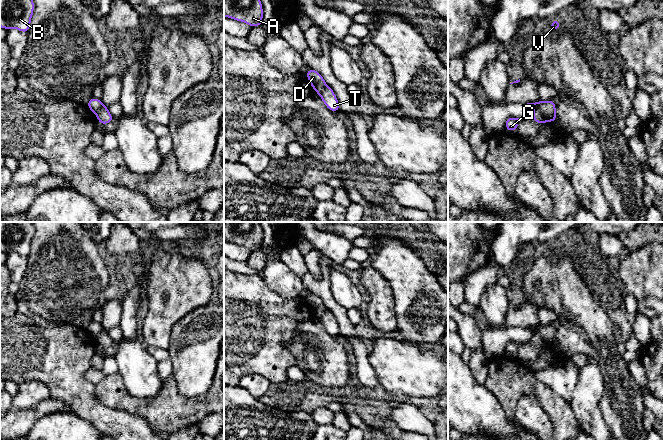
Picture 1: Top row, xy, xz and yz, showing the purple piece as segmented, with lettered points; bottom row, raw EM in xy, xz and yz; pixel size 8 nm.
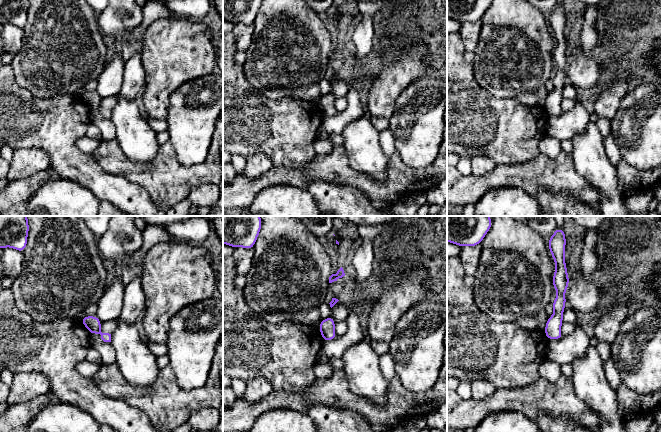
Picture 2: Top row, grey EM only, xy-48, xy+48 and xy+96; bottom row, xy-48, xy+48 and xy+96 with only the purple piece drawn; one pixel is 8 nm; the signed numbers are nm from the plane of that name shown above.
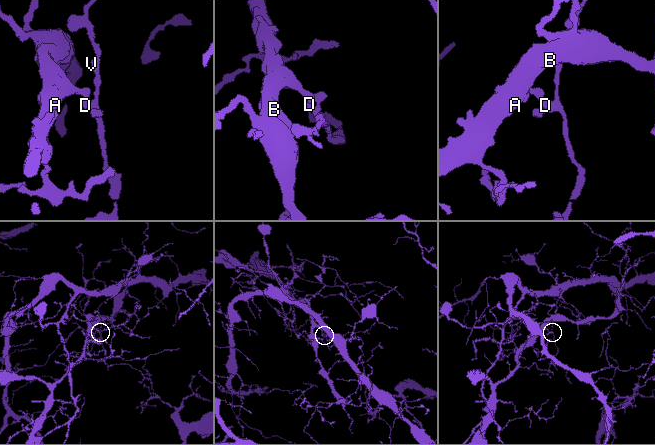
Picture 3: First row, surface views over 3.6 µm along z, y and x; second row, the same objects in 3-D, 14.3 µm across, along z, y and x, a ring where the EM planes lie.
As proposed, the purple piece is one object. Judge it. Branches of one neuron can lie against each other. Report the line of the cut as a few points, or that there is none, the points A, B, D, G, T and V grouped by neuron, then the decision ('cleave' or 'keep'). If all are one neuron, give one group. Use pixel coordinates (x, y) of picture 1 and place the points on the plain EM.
yz (541, 325), (533, 334) | A B D / G T V | cleave

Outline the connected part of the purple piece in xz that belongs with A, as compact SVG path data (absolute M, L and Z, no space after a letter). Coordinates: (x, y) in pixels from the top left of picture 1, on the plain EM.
M224 222L224 240L252 252L261 250L263 230L259 222Z

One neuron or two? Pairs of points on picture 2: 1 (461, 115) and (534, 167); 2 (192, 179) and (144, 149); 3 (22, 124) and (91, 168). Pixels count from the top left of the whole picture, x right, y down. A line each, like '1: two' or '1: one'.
1: two
2: two
3: one

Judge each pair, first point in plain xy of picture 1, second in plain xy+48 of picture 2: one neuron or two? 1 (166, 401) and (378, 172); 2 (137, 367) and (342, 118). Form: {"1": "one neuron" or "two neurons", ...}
{"1": "two neurons", "2": "two neurons"}

